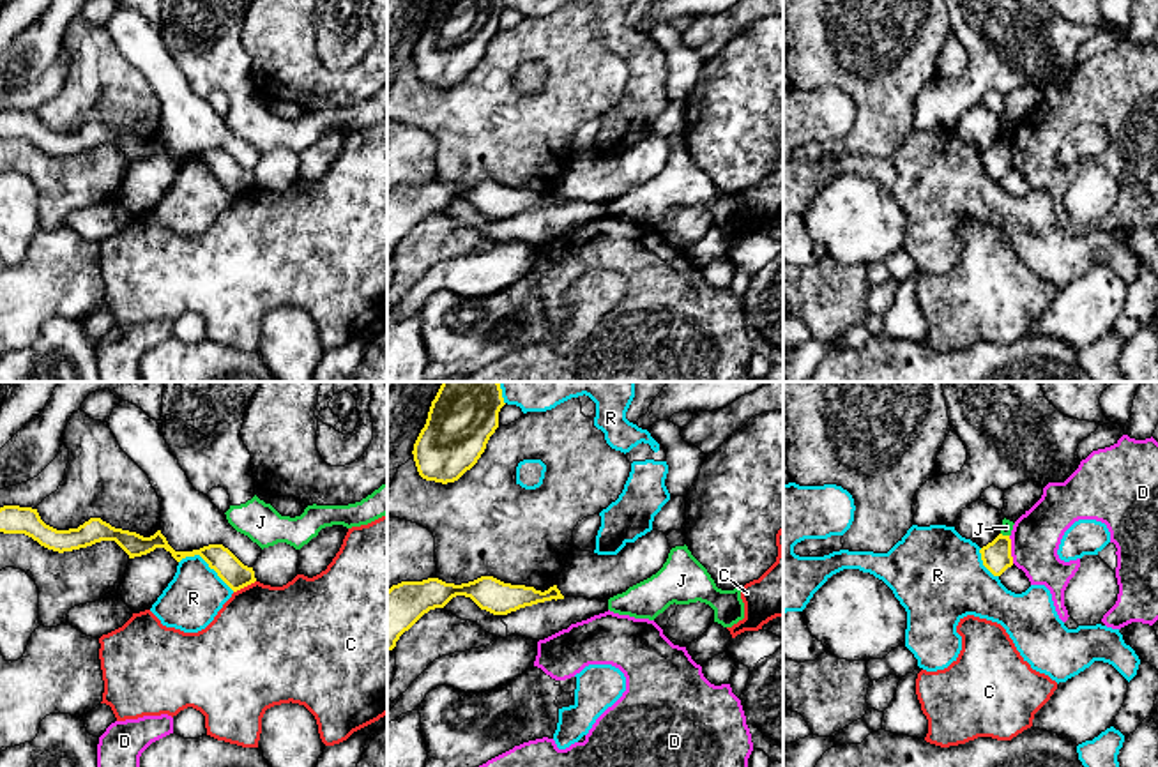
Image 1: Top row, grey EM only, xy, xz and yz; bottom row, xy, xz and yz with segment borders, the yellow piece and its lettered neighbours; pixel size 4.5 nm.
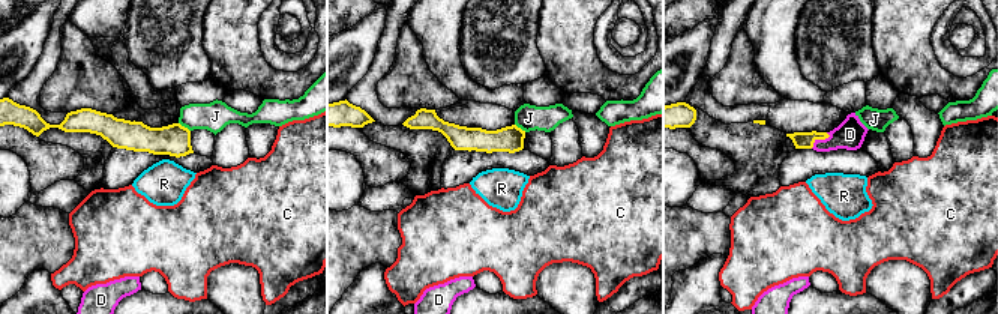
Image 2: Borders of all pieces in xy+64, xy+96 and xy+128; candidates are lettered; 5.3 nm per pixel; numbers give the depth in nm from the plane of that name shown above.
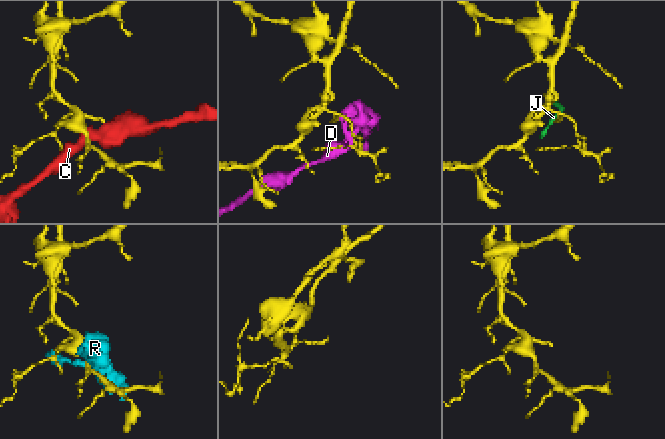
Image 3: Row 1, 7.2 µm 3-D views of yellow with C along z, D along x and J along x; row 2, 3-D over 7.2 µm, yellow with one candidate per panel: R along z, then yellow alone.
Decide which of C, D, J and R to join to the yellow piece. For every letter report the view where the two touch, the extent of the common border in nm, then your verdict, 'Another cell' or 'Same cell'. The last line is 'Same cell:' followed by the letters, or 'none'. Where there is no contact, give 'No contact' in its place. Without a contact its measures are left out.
C: Touches yellow in xy. Shared border 120 nm. Another cell
D: Touches yellow in yz. Shared border 130 nm. Another cell
J: Touches yellow in yz. Shared border 40 nm. Another cell
R: Touches yellow in xy. Shared border 300 nm. Another cell
Same cell: none

